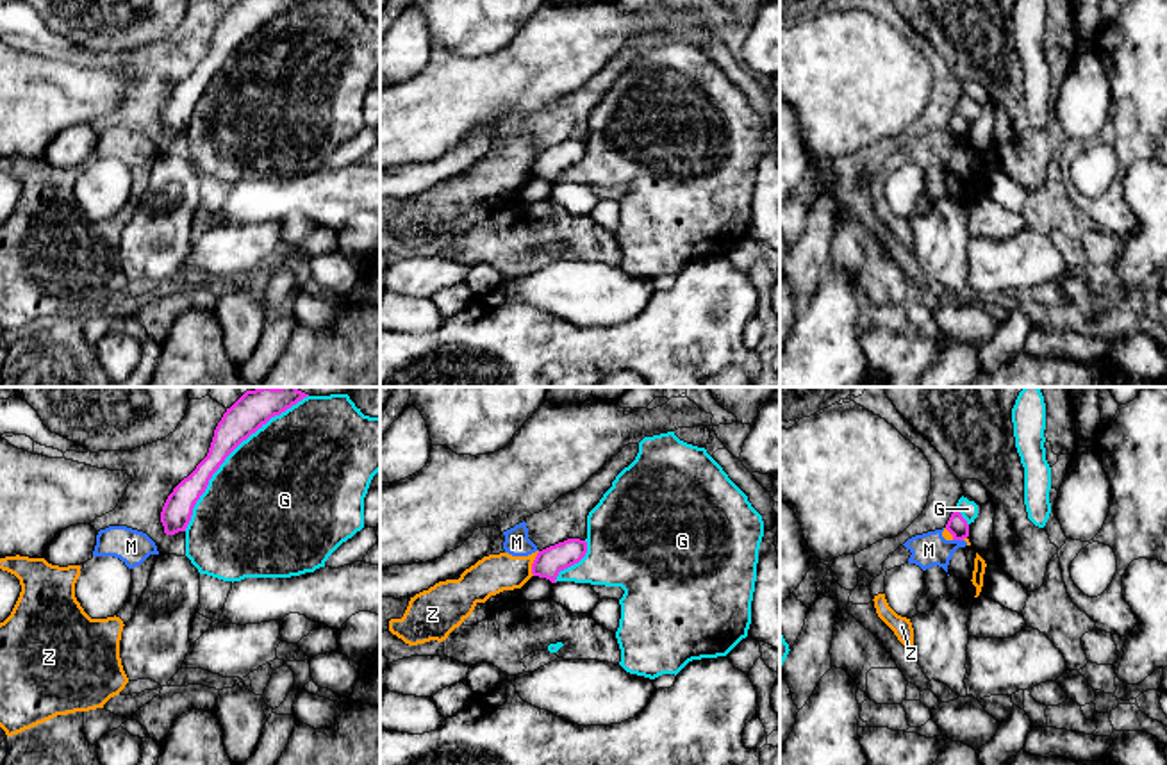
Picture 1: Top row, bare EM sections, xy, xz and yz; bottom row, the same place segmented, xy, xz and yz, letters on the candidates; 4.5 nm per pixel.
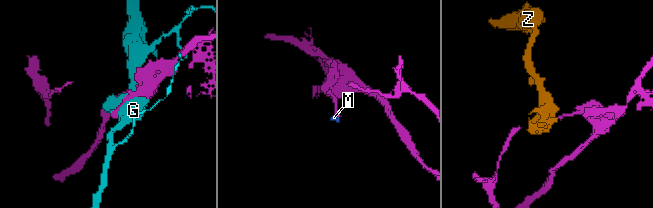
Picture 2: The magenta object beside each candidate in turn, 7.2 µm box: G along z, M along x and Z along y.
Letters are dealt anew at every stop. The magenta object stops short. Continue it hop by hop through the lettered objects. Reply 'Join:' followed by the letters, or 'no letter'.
Join: no letter

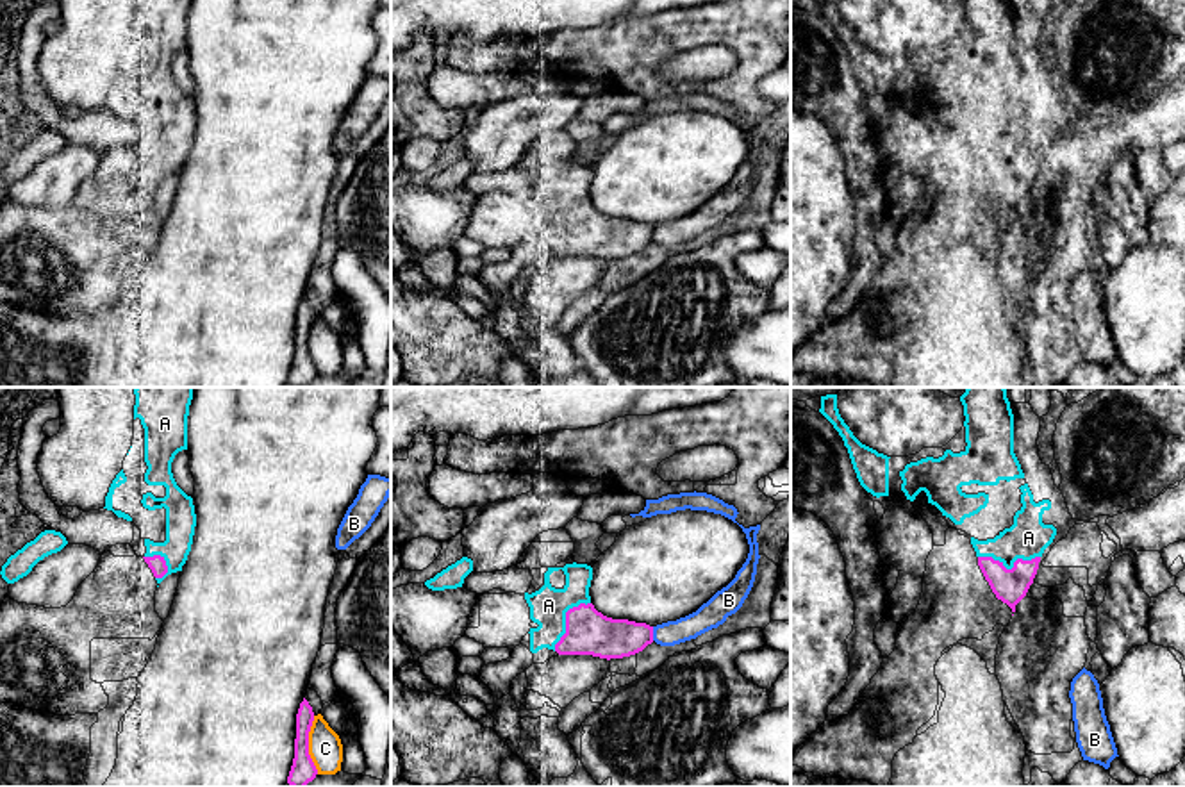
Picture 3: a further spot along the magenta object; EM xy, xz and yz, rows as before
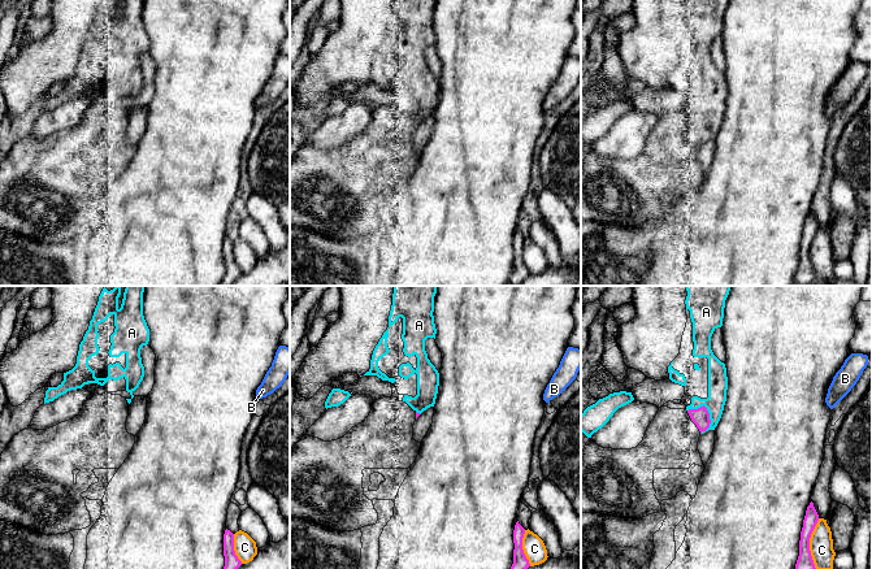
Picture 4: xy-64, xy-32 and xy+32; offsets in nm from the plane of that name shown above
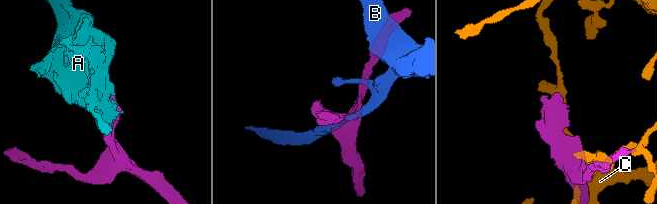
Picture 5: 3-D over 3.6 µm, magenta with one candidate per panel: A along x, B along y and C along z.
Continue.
Join: A

